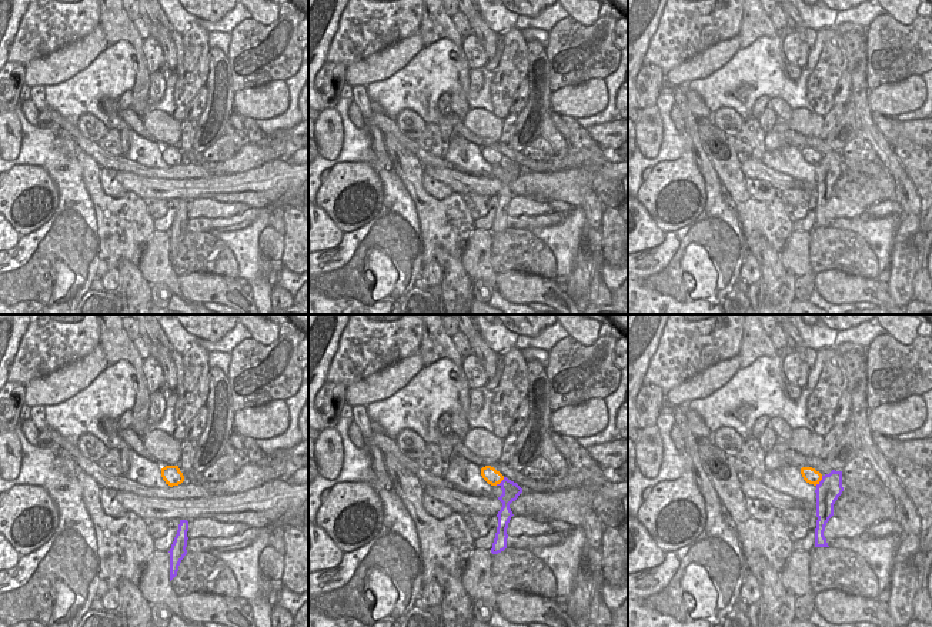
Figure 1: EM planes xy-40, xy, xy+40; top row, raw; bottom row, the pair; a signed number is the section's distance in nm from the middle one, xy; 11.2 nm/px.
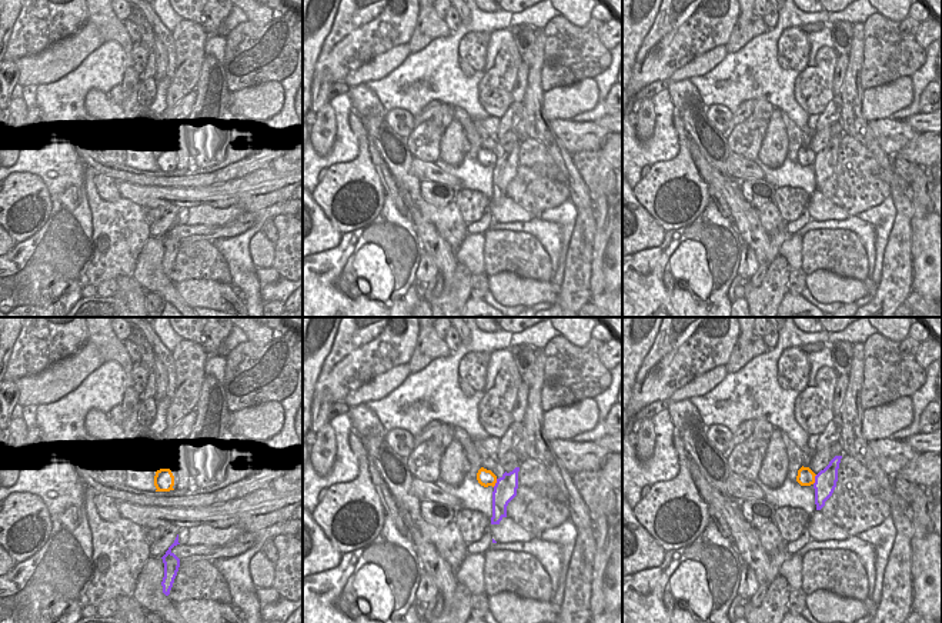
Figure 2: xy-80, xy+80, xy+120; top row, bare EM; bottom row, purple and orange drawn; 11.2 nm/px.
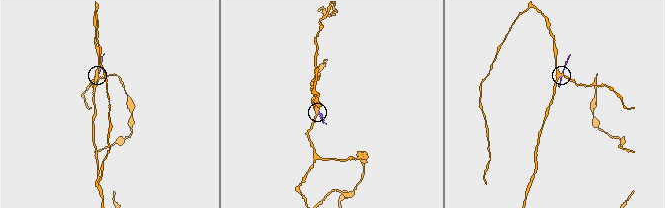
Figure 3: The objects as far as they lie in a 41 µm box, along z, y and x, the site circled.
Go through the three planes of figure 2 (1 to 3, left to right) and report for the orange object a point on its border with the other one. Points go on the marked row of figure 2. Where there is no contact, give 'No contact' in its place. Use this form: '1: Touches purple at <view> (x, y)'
1: No contact
2: Touches purple at xy+80 (495, 483)
3: Touches purple at xy+120 (815, 479)

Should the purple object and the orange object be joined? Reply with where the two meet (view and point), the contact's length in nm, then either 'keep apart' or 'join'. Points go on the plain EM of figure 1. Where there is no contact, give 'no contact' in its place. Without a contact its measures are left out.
xy+40 (821, 160) | 140 nm | keep apart

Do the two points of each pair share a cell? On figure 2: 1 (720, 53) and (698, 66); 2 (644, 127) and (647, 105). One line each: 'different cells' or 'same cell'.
1: same cell
2: same cell

